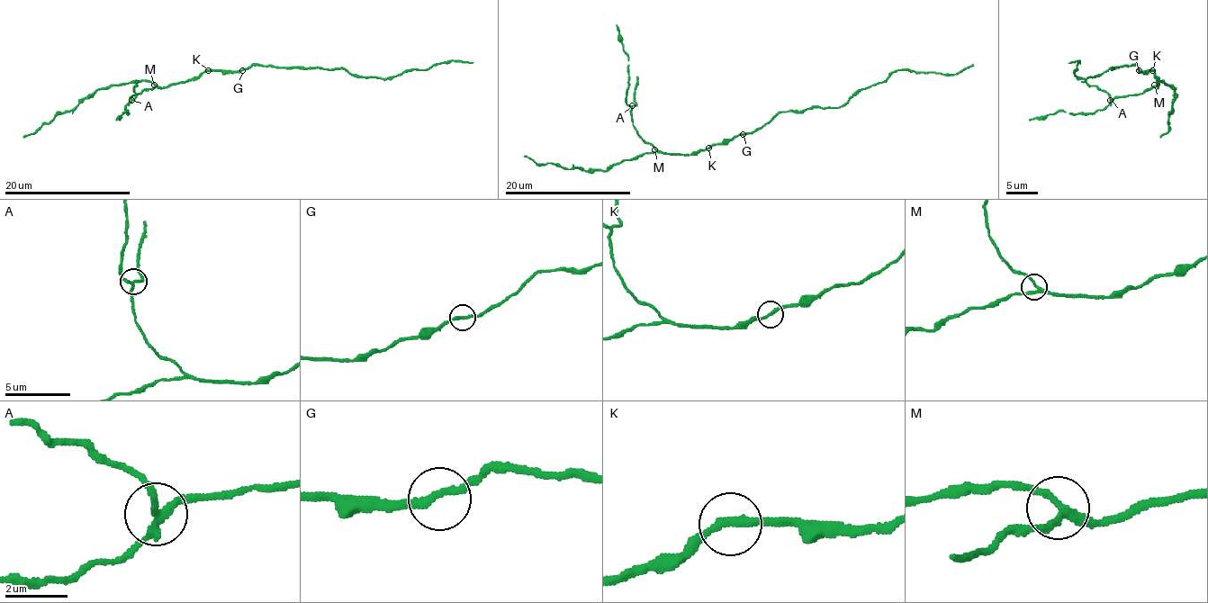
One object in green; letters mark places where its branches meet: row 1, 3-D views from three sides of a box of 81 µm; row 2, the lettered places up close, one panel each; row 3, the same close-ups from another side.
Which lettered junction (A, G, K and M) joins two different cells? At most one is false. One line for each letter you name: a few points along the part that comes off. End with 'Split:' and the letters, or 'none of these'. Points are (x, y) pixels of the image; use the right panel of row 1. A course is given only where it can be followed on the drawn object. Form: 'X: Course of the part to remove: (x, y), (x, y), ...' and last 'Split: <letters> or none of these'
A: Course of the part to remove: (1110, 101), (1106, 93), (1081, 82)
Split: A

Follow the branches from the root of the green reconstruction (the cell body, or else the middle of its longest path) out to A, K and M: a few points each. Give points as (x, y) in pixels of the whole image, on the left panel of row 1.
A: (242, 69), (206, 70), (184, 82), (146, 88), (133, 94), (131, 101)
K: (242, 69), (208, 70)
M: (242, 69), (206, 70), (196, 76), (162, 88), (154, 85)

